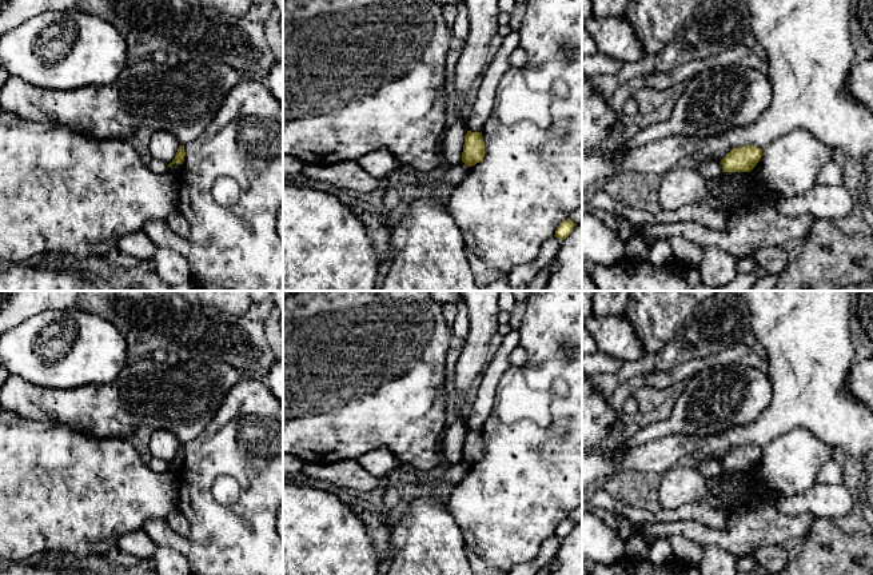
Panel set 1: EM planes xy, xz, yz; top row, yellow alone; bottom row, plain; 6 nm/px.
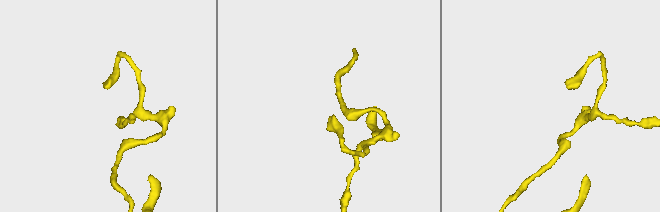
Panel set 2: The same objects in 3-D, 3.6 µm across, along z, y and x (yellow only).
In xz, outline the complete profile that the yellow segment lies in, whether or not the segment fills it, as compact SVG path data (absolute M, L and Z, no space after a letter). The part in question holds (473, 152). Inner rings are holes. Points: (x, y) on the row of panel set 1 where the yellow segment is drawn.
M467 131L465 136L462 161L467 167L473 167L485 157L485 143L482 132Z

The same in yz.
M756 145L737 147L722 160L723 172L750 172L762 157L762 149Z

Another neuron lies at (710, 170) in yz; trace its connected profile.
M697 160L691 165L710 183L723 173L719 160Z

